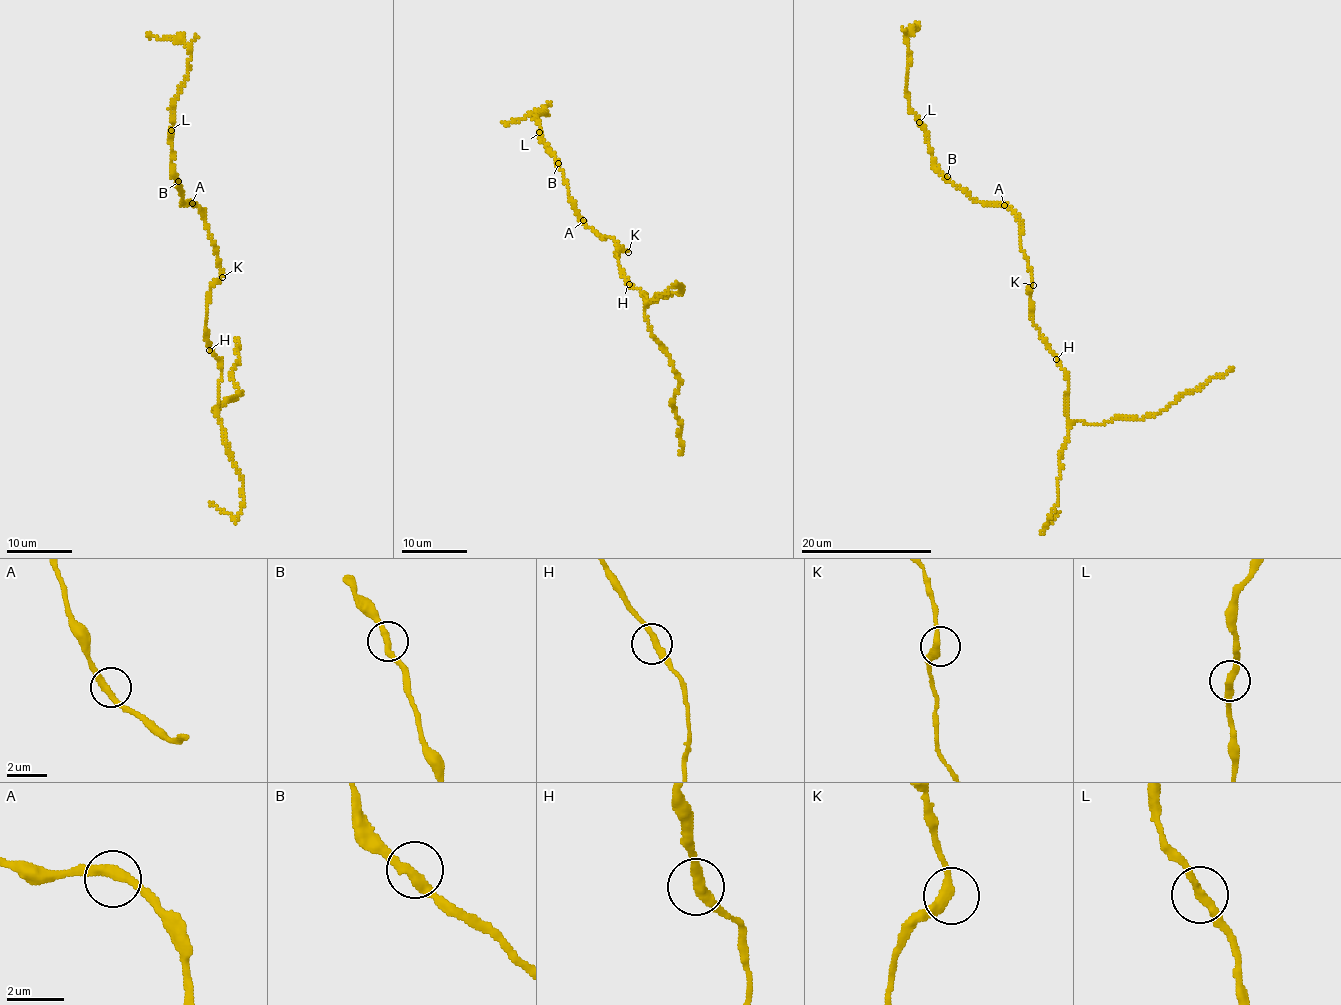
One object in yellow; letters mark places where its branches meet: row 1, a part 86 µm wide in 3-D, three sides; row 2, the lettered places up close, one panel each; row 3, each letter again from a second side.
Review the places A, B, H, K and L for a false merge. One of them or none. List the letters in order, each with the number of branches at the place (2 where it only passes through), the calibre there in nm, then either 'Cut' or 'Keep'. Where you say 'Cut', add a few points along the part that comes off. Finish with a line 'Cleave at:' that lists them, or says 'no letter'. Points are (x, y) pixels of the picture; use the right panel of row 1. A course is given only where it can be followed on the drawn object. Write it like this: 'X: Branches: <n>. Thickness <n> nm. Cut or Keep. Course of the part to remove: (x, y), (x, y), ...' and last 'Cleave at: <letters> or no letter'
A: Branches: 2. Thickness 320 nm. Keep
B: Branches: 2. Thickness 320 nm. Keep
H: Branches: 2. Thickness 320 nm. Keep
K: Branches: 2. Thickness 320 nm. Keep
L: Branches: 2. Thickness 320 nm. Keep
Cleave at: no letter

